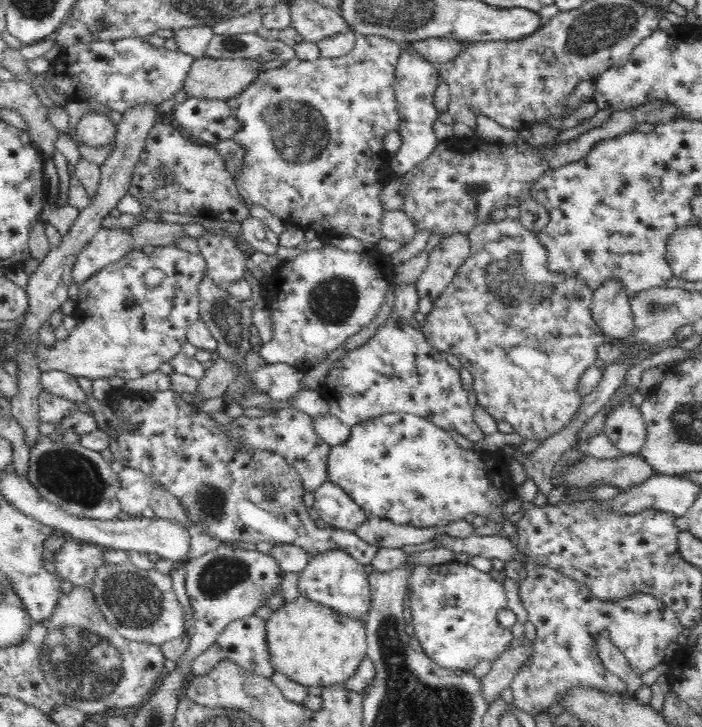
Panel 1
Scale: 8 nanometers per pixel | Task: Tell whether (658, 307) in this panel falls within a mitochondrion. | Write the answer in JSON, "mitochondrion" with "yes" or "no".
{"mitochondrion":"yes"}

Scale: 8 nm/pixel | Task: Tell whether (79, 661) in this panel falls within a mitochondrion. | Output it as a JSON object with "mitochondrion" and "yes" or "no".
{"mitochondrion":"yes"}

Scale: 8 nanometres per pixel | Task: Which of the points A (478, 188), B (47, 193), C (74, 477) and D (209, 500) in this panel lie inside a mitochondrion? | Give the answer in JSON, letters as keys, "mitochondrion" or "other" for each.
{"A":"mitochondrion","B":"other","C":"mitochondrion","D":"mitochondrion"}

